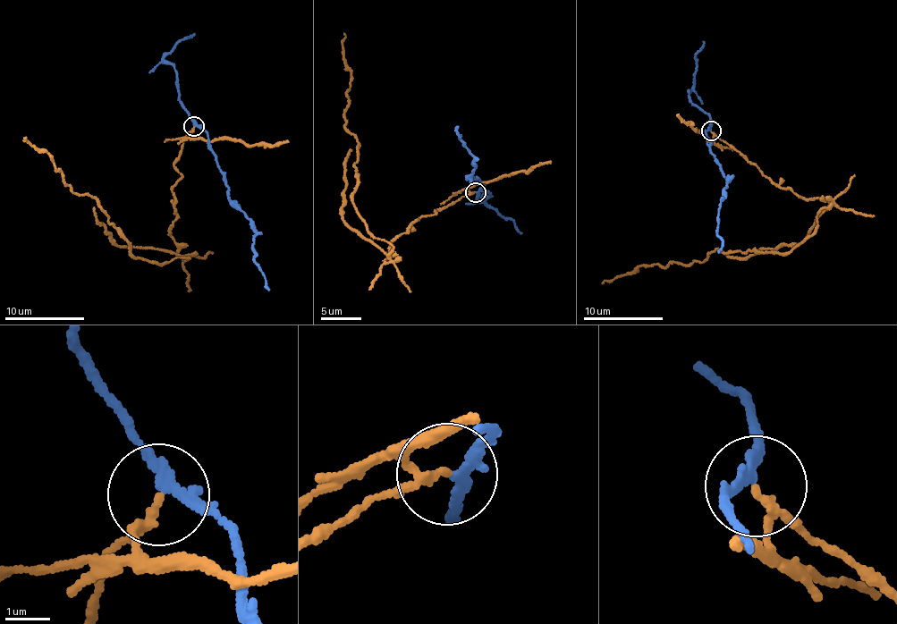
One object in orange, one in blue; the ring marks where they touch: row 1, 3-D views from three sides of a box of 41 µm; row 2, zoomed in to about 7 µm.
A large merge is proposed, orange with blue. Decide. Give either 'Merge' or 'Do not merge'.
Do not merge

